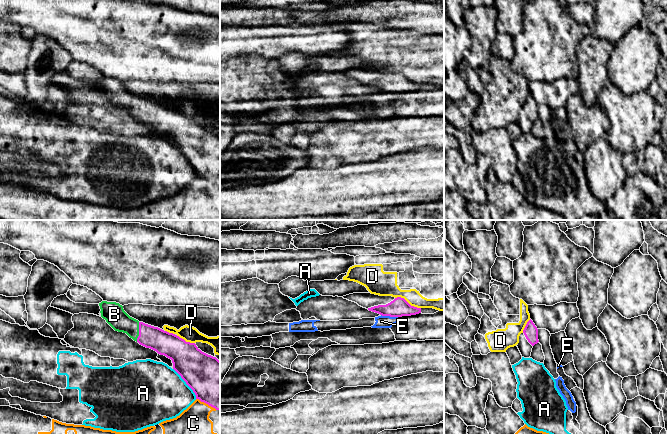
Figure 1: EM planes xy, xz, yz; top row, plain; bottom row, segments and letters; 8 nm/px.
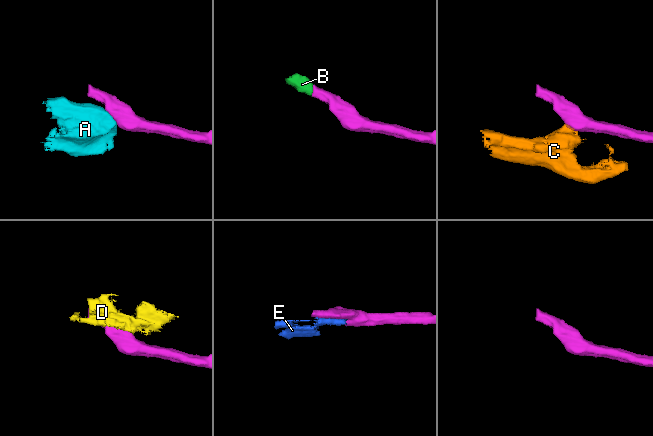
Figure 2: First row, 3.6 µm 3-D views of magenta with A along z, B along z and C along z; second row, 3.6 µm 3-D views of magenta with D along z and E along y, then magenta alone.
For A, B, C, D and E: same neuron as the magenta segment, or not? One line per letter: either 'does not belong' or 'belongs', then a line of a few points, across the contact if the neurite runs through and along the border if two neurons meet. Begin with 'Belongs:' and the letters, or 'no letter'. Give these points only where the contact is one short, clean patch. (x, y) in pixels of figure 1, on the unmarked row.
Belongs: B
A: does not belong; line xy (173, 144), (192, 166), (196, 174)
B: belongs; line xy (164, 119), (139, 108), (123, 99), (114, 90)
C: does not belong; line xy (196, 174), (216, 185)
D: does not belong
E: does not belong

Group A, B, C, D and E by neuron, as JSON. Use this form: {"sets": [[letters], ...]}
{"sets": [["A", "E"], ["B"], ["C"], ["D"]]}

